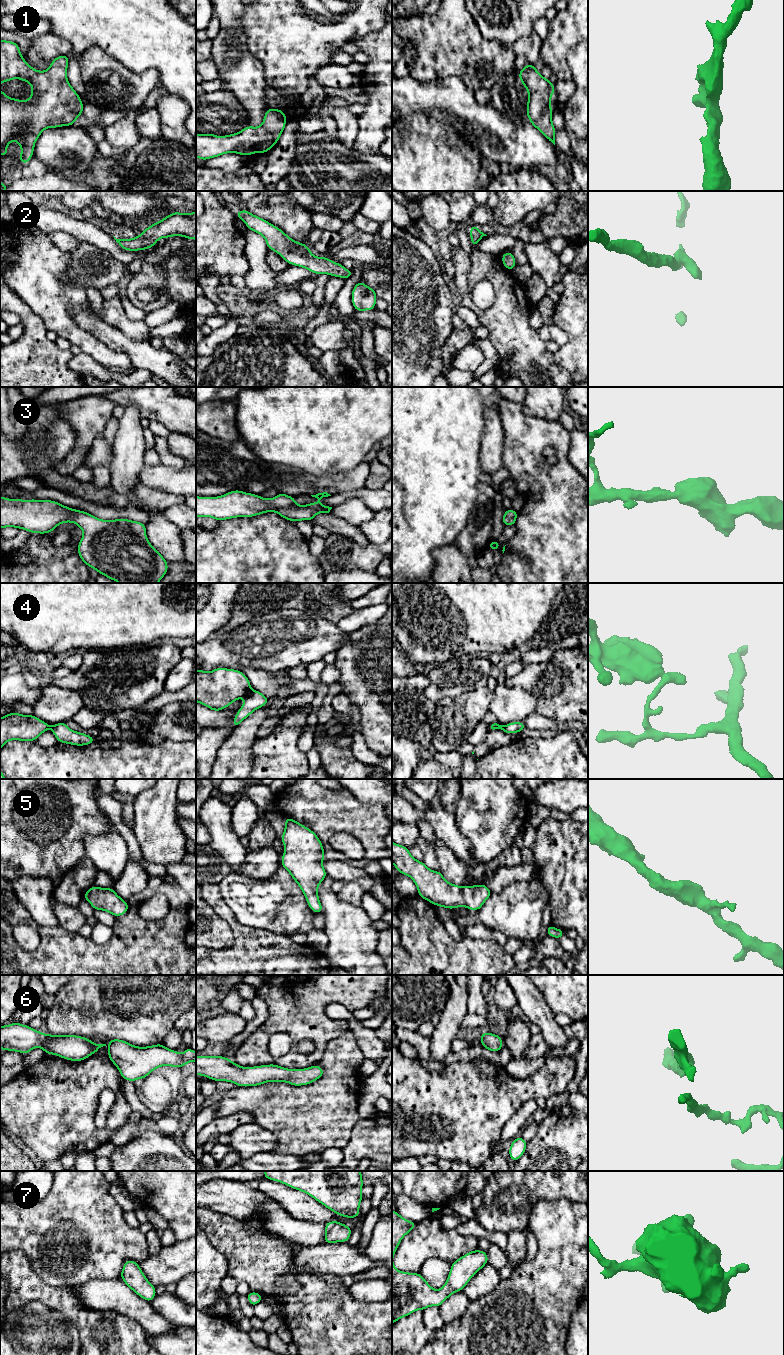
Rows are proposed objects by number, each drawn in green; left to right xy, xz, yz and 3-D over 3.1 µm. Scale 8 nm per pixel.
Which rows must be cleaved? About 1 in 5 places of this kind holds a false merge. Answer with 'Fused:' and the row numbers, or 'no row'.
Fused: 4

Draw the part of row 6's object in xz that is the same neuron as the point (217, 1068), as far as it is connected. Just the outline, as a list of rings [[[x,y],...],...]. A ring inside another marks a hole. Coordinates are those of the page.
[[[196,1056],[196,1074],[215,1082],[232,1082],[238,1087],[258,1086],[266,1082],[286,1082],[302,1086],[322,1077],[324,1070],[316,1064],[296,1070],[276,1064],[242,1067],[224,1056]]]

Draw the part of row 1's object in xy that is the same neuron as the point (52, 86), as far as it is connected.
[[[0,39],[0,84],[9,80],[20,79],[31,84],[31,96],[28,100],[19,100],[5,95],[0,89],[0,156],[5,157],[9,154],[6,147],[16,140],[22,151],[18,159],[27,164],[33,156],[34,146],[41,135],[47,128],[57,128],[62,126],[72,126],[76,119],[83,114],[83,102],[80,96],[73,89],[67,79],[67,68],[70,59],[67,55],[59,55],[52,60],[50,67],[45,71],[38,71],[32,68],[23,58],[19,45],[13,41]]]

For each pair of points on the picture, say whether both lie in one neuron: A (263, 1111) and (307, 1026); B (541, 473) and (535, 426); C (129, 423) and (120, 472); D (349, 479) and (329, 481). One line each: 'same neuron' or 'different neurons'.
A: different neurons
B: same neuron
C: same neuron
D: same neuron

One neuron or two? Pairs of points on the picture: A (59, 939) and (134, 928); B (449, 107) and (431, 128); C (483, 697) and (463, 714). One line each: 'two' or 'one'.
A: one
B: two
C: one

